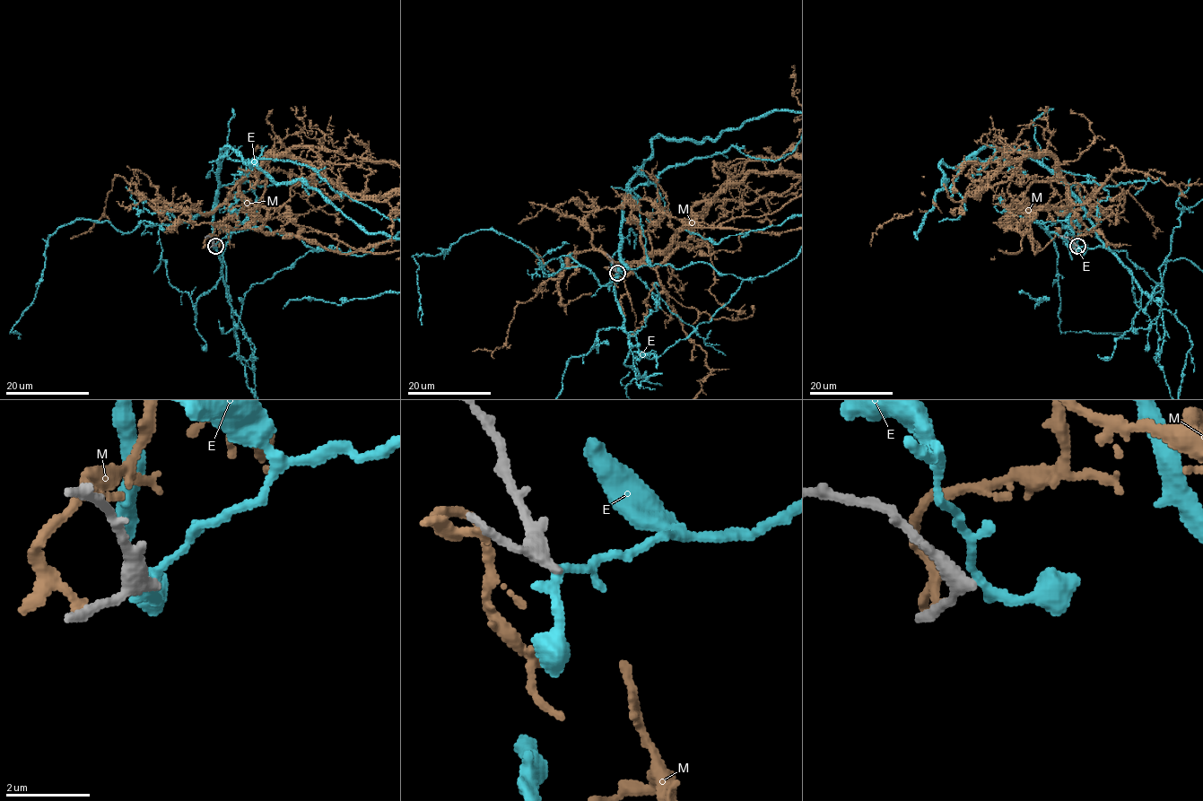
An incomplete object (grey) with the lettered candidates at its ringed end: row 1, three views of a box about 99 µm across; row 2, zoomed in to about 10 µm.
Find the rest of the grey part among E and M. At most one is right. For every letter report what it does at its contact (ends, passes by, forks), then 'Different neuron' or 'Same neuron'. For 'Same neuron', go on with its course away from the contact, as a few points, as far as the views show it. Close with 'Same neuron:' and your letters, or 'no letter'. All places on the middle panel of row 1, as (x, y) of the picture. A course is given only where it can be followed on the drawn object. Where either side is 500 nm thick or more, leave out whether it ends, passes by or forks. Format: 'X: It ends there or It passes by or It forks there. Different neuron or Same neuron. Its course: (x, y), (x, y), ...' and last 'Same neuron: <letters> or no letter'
E: It passes by. Different neuron
M: It ends there. Different neuron
Same neuron: no letter

